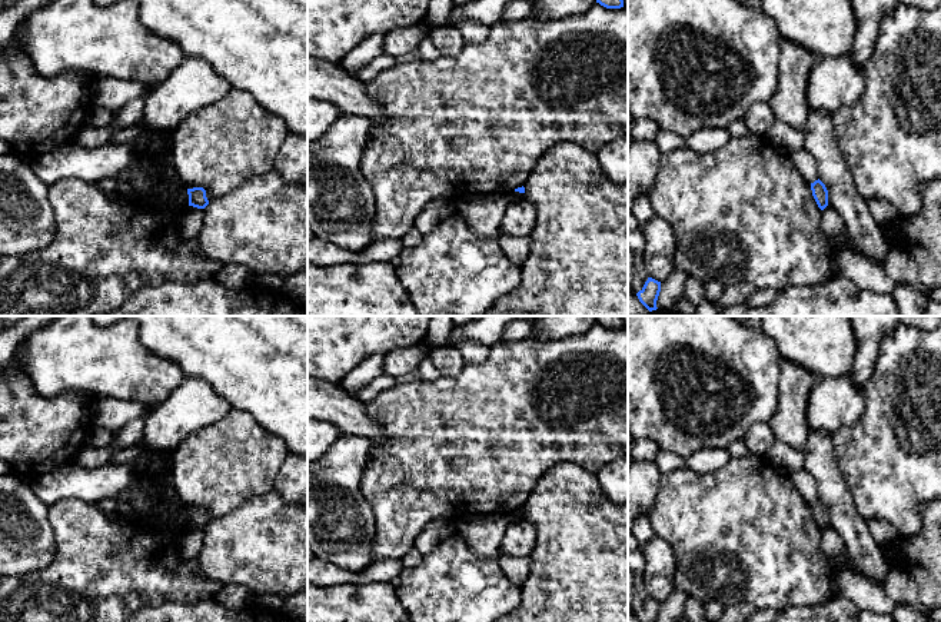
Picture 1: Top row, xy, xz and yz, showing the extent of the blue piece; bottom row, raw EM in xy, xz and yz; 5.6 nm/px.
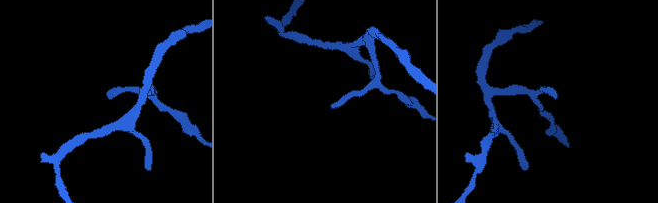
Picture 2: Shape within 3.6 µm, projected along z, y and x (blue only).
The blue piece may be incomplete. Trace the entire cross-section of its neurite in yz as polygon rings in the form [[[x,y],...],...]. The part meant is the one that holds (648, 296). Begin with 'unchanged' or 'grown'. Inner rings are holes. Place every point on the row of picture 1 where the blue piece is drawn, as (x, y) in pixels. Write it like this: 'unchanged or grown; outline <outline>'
unchanged; outline [[[648,277],[644,287],[636,293],[639,302],[649,310],[656,310],[656,300],[661,292],[661,282]]]

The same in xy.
unchanged; outline [[[203,187],[187,189],[189,206],[205,209],[209,204],[206,190]]]

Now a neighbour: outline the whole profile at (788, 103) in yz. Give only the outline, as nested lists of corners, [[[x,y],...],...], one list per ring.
[[[781,39],[778,83],[768,104],[775,119],[801,129],[809,113],[807,82],[817,57],[797,43]]]

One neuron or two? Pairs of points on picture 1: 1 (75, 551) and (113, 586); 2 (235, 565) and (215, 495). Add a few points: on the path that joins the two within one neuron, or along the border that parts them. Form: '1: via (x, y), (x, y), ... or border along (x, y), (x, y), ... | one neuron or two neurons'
1: via (85, 561), (103, 579) | one neuron
2: border along (249, 498), (209, 522) | two neurons

